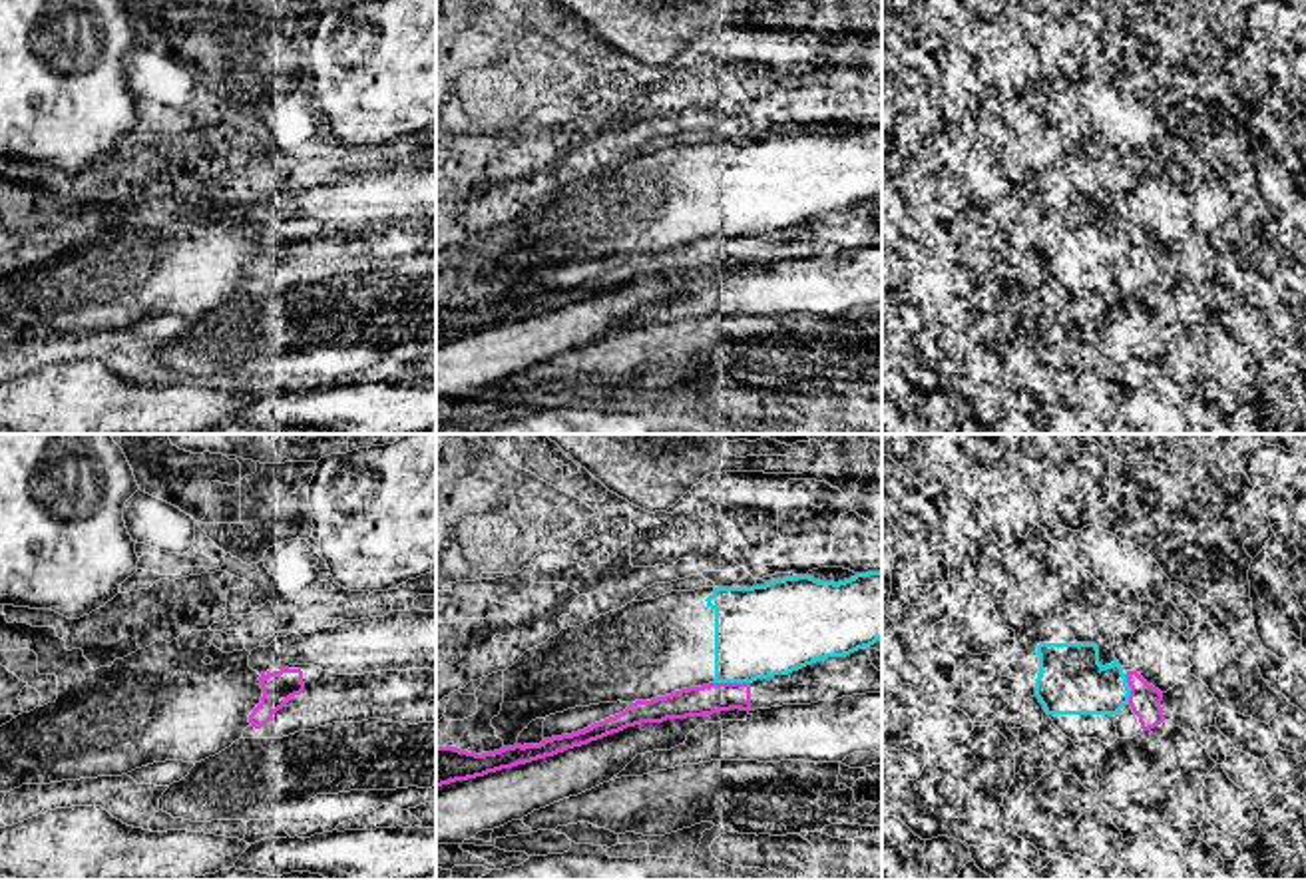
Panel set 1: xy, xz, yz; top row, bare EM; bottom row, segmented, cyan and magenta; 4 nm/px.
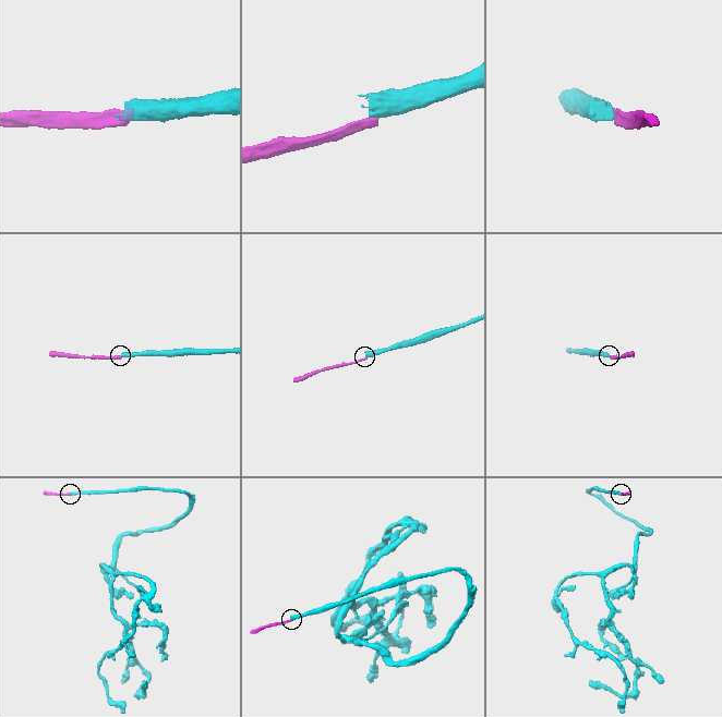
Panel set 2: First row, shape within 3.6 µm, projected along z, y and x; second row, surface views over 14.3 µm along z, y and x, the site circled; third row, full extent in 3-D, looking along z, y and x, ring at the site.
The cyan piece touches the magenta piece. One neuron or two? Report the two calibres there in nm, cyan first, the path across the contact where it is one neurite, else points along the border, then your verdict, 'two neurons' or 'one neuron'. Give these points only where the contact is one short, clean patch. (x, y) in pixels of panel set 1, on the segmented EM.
360 nm thick on the cyan side, 130 nm on the other; two neurons

